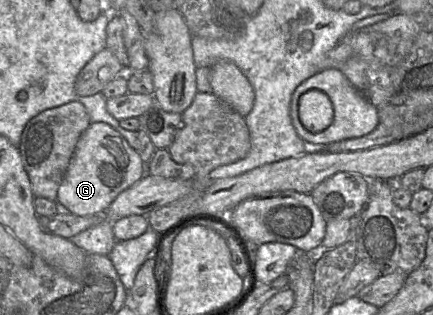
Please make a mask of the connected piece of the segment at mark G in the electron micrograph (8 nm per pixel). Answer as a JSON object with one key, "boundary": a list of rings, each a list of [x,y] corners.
{"boundary":[[[94,122],[80,136],[73,156],[58,189],[57,202],[64,205],[71,214],[91,216],[104,214],[113,200],[124,190],[138,182],[146,174],[146,163],[139,153],[112,126],[105,122]]]}

